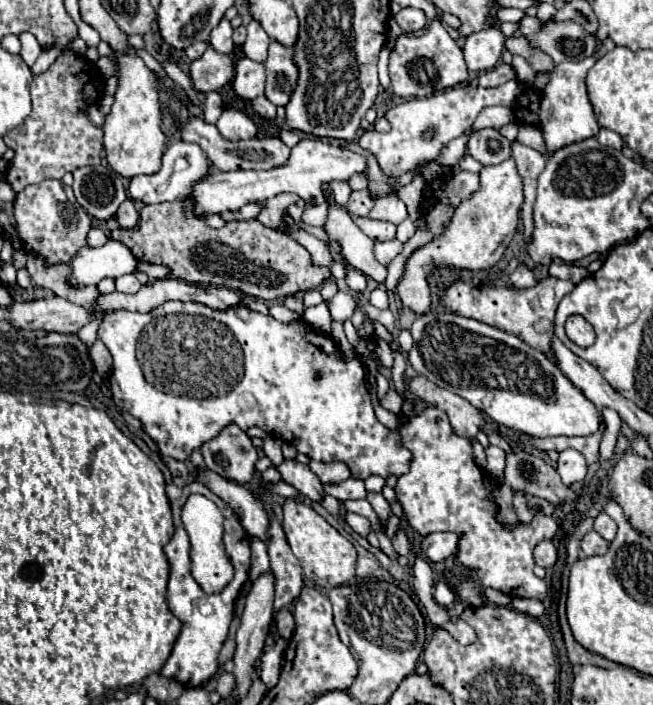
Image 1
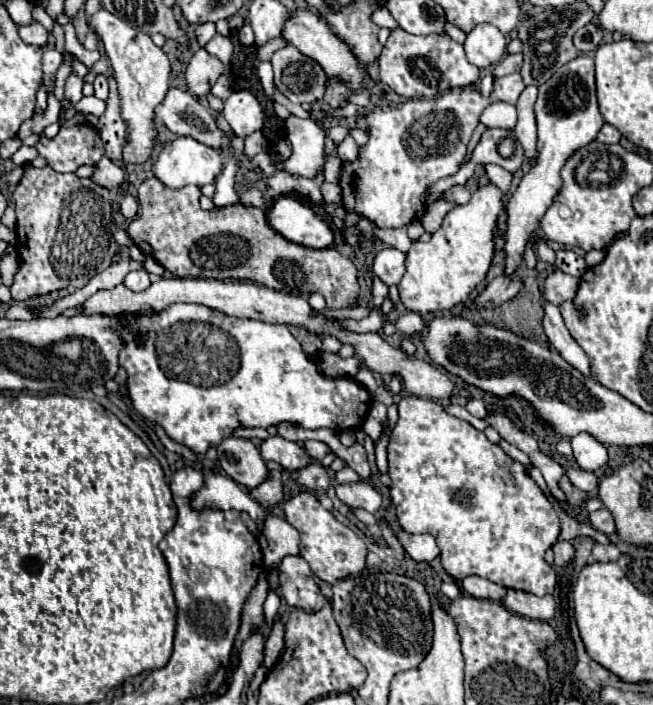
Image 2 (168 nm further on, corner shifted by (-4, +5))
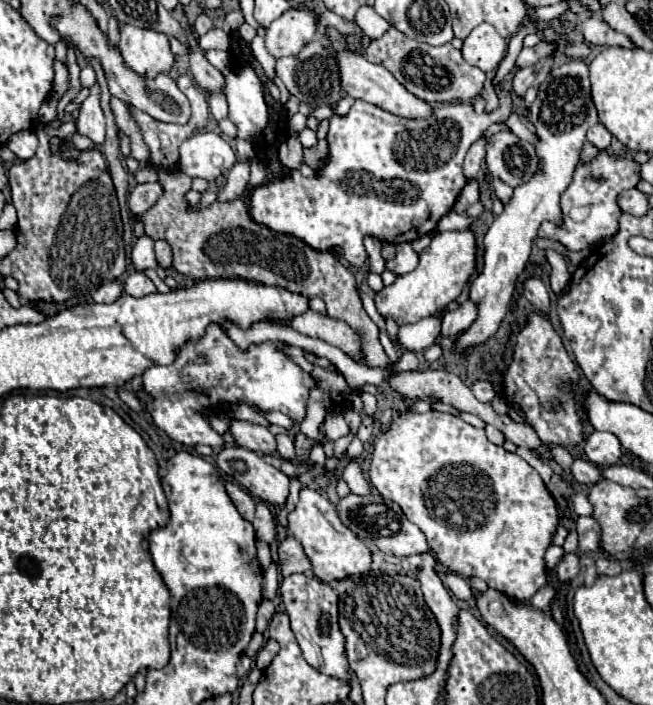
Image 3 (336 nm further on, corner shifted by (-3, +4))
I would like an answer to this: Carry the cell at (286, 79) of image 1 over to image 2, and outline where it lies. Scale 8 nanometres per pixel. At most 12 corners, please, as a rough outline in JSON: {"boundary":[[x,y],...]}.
{"boundary":[[292,44],[276,50],[274,84],[290,102],[322,98],[328,76]]}

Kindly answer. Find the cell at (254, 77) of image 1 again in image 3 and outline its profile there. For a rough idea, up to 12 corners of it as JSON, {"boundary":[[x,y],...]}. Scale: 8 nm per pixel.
{"boundary":[[287,9],[265,29],[275,57],[297,55],[317,33],[313,9]]}

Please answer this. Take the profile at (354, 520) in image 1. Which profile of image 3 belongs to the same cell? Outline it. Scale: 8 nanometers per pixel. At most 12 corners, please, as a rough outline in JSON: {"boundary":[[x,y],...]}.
{"boundary":[[355,459],[347,463],[343,479],[353,493],[371,491]]}

